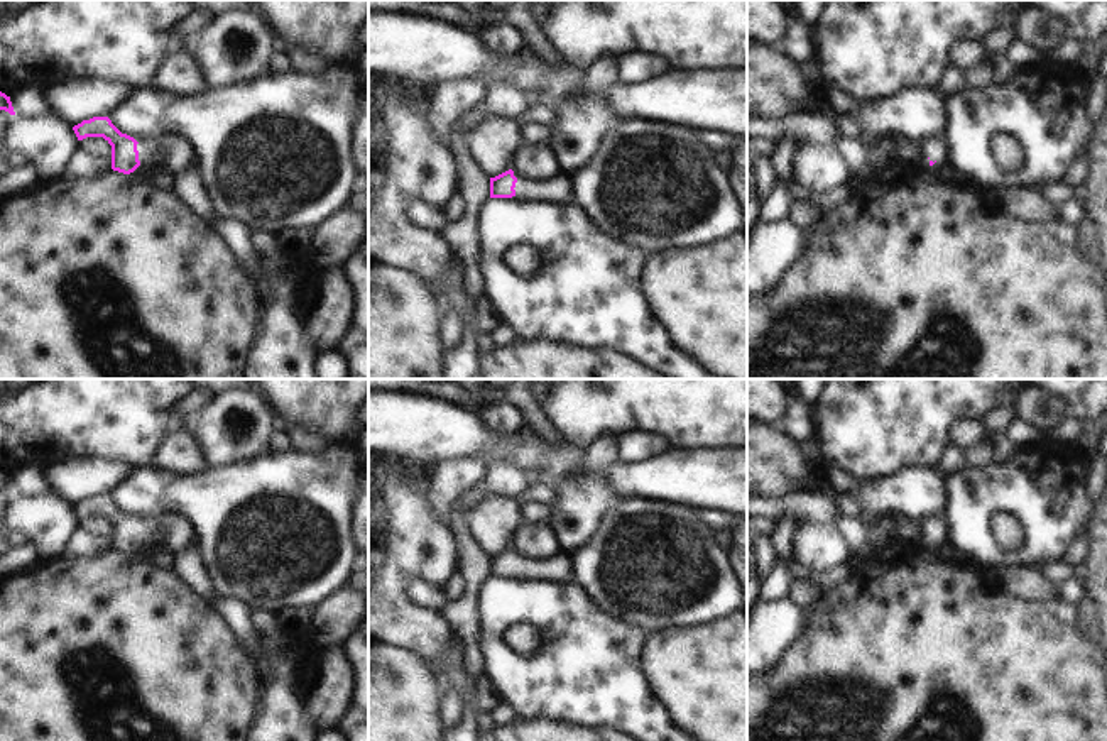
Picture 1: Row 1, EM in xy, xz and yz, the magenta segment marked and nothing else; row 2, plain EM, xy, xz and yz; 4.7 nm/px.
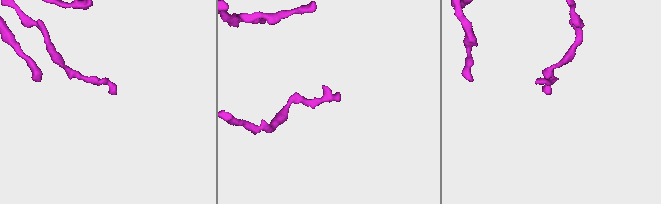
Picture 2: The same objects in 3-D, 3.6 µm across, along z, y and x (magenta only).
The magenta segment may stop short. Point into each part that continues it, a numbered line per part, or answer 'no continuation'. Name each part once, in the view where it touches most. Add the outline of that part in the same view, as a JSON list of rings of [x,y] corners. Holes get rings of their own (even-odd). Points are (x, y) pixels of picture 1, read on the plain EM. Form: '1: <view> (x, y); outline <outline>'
1: xy (174, 533); outline [[[167,513],[137,523],[139,540],[154,538],[172,557],[196,541],[193,524],[183,516]]]

